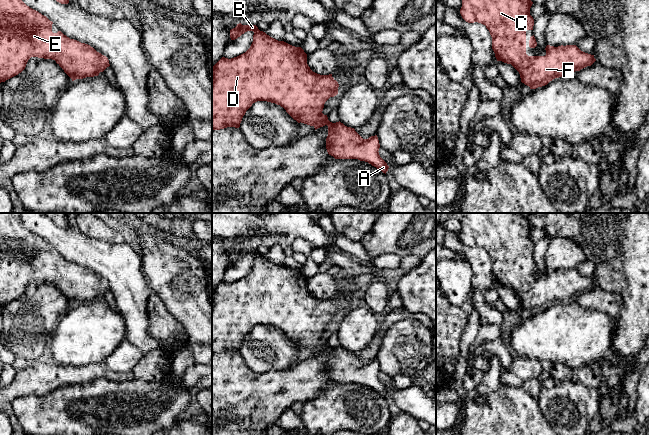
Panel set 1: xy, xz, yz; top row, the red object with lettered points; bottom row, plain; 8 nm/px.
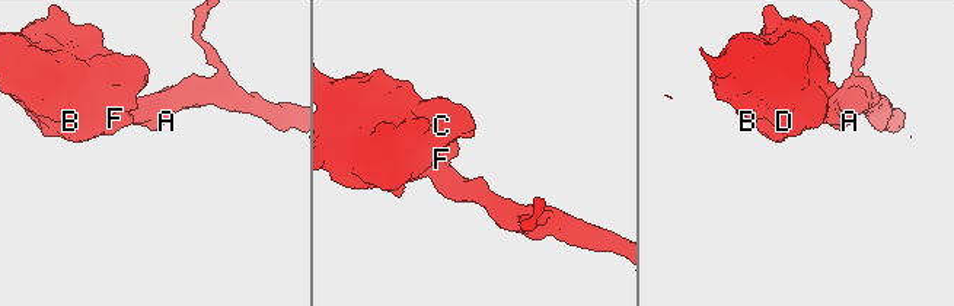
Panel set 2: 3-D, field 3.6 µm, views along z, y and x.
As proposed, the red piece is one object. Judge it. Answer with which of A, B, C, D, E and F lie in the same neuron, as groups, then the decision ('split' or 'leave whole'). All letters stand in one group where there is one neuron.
groups A B C D E F; leave whole

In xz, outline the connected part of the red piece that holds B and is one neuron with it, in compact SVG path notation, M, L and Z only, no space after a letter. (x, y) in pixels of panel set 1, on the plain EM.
M241 247L230 254L231 264L235 264L247 255L253 255L253 266L250 272L243 278L228 283L222 281L212 291L212 355L227 351L239 352L246 335L257 325L267 325L283 331L286 336L298 347L313 350L316 353L328 350L326 373L329 379L335 383L358 383L365 385L386 398L389 390L379 379L379 364L377 359L363 363L354 352L347 351L343 347L332 347L327 339L322 337L325 326L338 318L338 306L329 299L320 299L313 296L307 288L307 278L301 271L292 270L284 265L278 265L265 256L260 255L256 249L242 249Z

